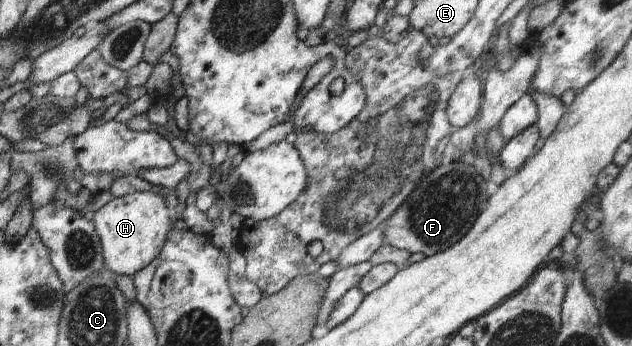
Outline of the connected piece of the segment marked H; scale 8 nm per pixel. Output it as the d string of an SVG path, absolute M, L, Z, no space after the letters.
M135 192L120 198L113 198L109 203L94 212L92 222L99 237L104 257L104 265L115 274L132 276L140 269L145 269L161 253L169 231L173 228L172 211L165 205L161 194L153 192Z

